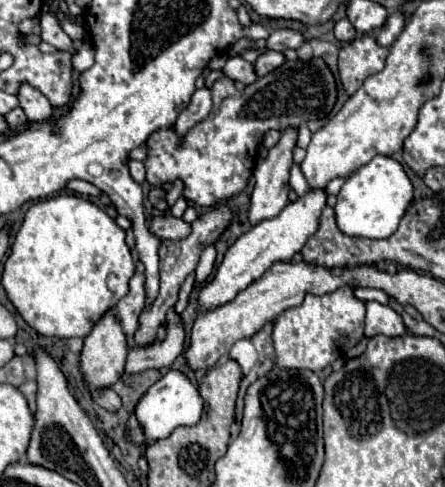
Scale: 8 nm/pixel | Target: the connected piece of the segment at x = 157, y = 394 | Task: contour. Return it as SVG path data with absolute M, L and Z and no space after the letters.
M167 371L155 385L147 389L147 393L135 405L135 417L149 441L165 439L173 433L173 429L181 425L197 425L203 413L203 399L199 397L197 385L193 385L181 371Z

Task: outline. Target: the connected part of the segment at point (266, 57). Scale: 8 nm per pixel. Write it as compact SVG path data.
M265 51L265 53L261 53L261 55L257 57L257 61L255 61L253 67L255 67L255 73L257 73L259 77L263 77L263 75L271 73L273 69L277 69L283 61L285 61L283 53L279 53L279 51Z

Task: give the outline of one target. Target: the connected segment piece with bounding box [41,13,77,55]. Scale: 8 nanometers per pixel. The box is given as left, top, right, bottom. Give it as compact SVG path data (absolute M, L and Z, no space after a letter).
M51 13L49 15L43 15L41 17L41 29L43 29L43 33L41 33L41 39L43 41L55 45L59 51L67 51L71 55L77 53L77 49L73 47L73 41L63 33L63 29L59 27L55 15L51 15Z

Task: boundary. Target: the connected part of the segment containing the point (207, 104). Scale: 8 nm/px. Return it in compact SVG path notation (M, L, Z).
M207 87L197 89L197 91L193 93L193 97L191 97L189 107L179 115L177 123L173 125L173 131L175 131L179 137L187 135L187 131L189 131L193 125L197 125L199 121L203 121L203 119L209 115L209 111L211 111L211 91L209 91Z

